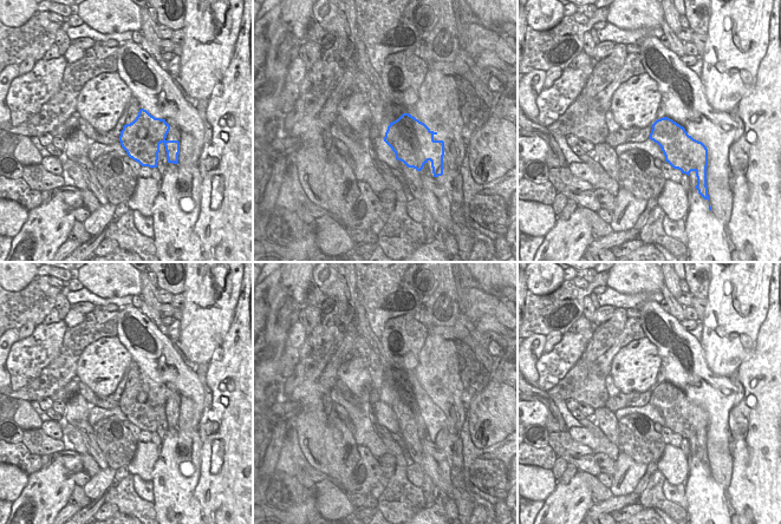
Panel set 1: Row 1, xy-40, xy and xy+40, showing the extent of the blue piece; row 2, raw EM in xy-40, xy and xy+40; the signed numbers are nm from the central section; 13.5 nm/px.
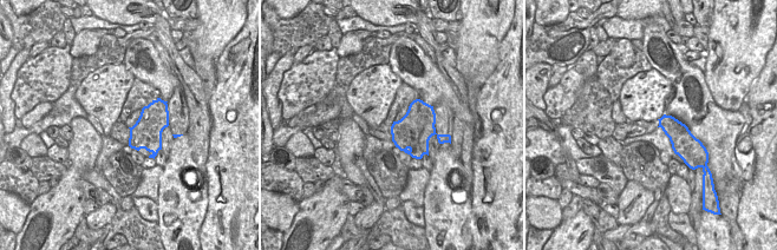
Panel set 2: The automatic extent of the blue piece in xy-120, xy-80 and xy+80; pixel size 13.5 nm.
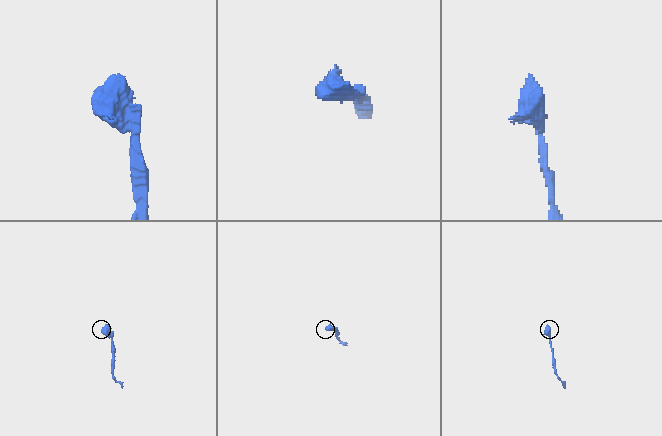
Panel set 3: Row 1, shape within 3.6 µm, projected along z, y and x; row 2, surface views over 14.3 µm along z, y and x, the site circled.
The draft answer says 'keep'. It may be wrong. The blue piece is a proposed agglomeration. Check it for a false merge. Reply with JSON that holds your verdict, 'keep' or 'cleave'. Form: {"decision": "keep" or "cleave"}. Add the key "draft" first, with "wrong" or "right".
{"draft": "wrong", "decision": "cleave"}

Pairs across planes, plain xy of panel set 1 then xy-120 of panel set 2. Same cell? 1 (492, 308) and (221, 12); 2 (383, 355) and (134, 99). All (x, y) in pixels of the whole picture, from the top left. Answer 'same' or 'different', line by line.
1: same
2: different

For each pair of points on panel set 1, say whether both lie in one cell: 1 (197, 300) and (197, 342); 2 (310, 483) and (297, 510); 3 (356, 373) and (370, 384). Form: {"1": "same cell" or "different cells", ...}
{"1": "same cell", "2": "same cell", "3": "same cell"}

